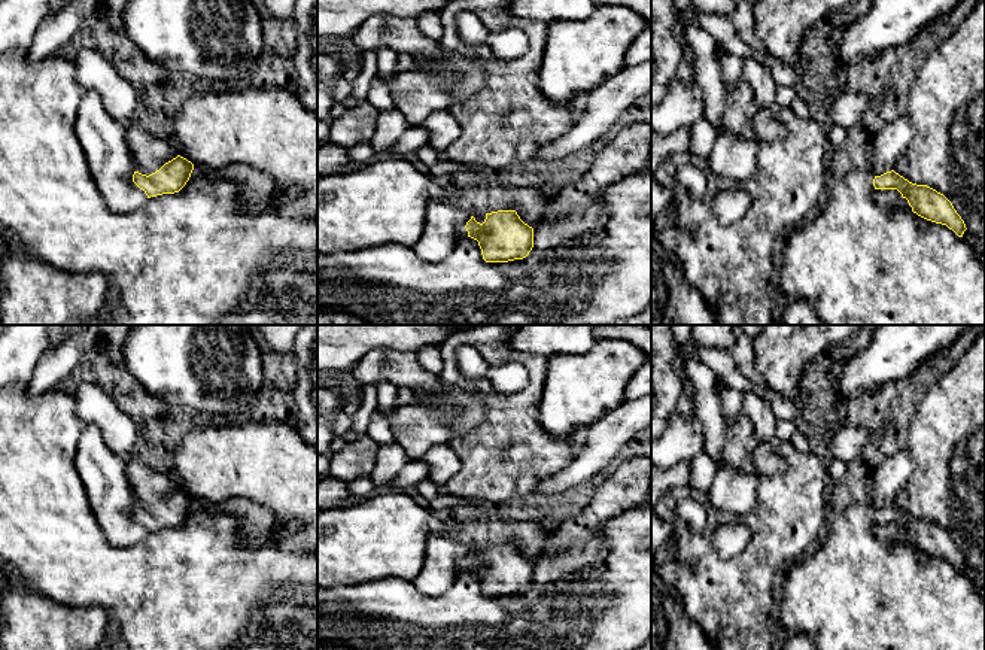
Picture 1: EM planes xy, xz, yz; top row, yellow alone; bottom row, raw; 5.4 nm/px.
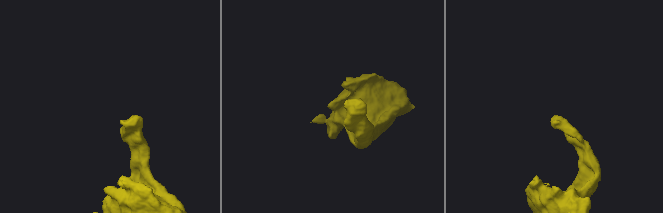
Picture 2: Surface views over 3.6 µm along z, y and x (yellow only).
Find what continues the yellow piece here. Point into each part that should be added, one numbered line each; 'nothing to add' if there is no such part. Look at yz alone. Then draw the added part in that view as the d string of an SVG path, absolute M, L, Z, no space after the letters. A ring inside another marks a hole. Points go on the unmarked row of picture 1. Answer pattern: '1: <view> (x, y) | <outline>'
1: yz (891, 476) | M903 447L887 458L876 468L873 476L873 493L870 498L873 508L881 510L894 504L894 499L910 479L912 471L913 462L908 447Z

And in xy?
1: xy (149, 488) | M128 455L125 462L136 505L149 510L177 490L177 486L168 476L156 473L142 461Z

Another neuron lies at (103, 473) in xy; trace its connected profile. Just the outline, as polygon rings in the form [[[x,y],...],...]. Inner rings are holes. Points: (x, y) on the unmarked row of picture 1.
[[[94,423],[79,438],[75,467],[106,540],[116,547],[145,540],[148,529],[133,516],[136,501],[127,462],[104,443]]]

